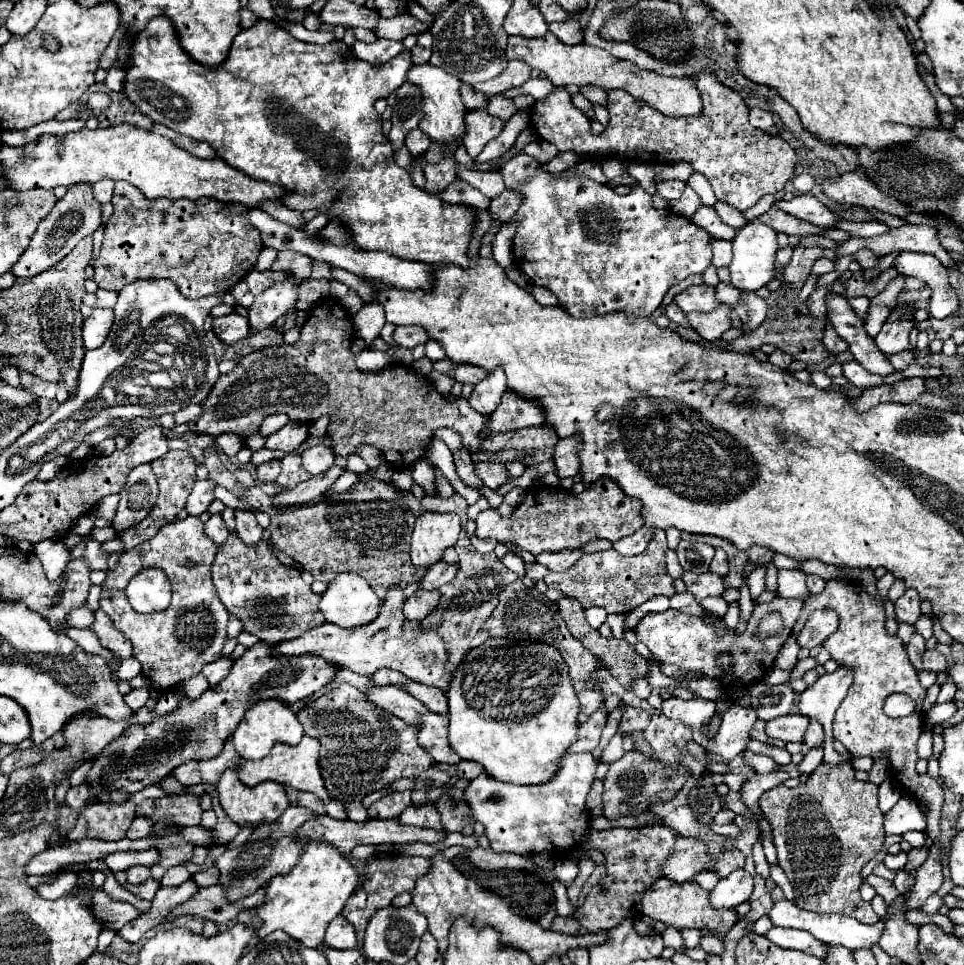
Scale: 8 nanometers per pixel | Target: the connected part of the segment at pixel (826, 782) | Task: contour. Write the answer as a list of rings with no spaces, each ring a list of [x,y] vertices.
[[[822,761],[808,777],[808,781],[800,783],[794,789],[778,785],[766,791],[760,797],[760,809],[768,817],[774,829],[774,845],[778,851],[778,865],[786,871],[792,887],[794,887],[794,903],[800,909],[814,913],[840,913],[860,923],[877,923],[880,919],[872,911],[870,903],[860,899],[859,889],[862,885],[860,869],[866,861],[870,861],[884,843],[884,815],[878,809],[878,787],[874,783],[862,783],[854,777],[854,769],[848,763],[830,765]]]

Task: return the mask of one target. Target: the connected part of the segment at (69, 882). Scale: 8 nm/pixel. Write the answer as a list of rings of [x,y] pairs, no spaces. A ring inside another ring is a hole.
[[[62,873],[54,883],[50,885],[38,885],[36,891],[44,899],[58,899],[64,893],[70,893],[76,887],[76,873]]]

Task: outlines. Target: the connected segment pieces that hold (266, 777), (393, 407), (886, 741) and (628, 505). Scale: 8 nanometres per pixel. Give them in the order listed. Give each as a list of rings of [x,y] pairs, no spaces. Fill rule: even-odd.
[[[304,735],[302,741],[298,745],[284,745],[284,743],[274,743],[274,747],[270,749],[270,753],[264,759],[258,761],[240,761],[240,781],[246,783],[248,787],[254,787],[262,781],[276,781],[282,785],[290,785],[294,789],[300,791],[312,791],[316,793],[324,803],[326,803],[326,813],[334,819],[346,819],[346,811],[344,807],[338,807],[338,803],[334,799],[330,799],[322,777],[320,777],[320,765],[318,765],[318,751],[320,751],[320,741],[316,741],[314,737]]]
[[[328,299],[320,307],[316,307],[308,321],[304,323],[300,331],[300,339],[292,345],[278,345],[278,347],[264,347],[258,351],[252,351],[244,355],[238,365],[226,373],[220,375],[214,383],[212,391],[208,393],[206,401],[202,403],[202,415],[196,421],[190,421],[188,427],[194,433],[206,433],[210,437],[218,437],[222,433],[236,433],[242,439],[258,431],[258,425],[266,415],[274,413],[286,413],[292,421],[310,423],[320,417],[330,419],[328,435],[334,441],[336,453],[342,457],[348,457],[354,453],[358,445],[374,445],[380,449],[386,457],[386,461],[392,467],[410,467],[414,461],[422,459],[426,453],[428,443],[432,441],[432,435],[438,427],[452,427],[462,435],[462,447],[470,453],[480,451],[482,443],[486,441],[482,437],[482,429],[488,425],[490,415],[452,415],[452,401],[442,399],[442,395],[426,381],[426,377],[418,375],[414,369],[406,365],[390,365],[374,373],[358,371],[354,365],[354,357],[350,351],[350,341],[354,335],[350,313],[340,307],[336,301]]]
[[[830,579],[826,581],[826,587],[818,595],[810,595],[806,599],[800,616],[793,627],[793,635],[798,637],[808,616],[817,609],[831,608],[840,615],[840,629],[828,637],[828,651],[832,653],[832,659],[836,659],[840,665],[854,669],[854,683],[844,697],[842,705],[836,711],[834,717],[834,739],[840,741],[846,749],[856,758],[856,755],[868,755],[876,757],[882,755],[892,771],[892,777],[896,777],[898,785],[908,791],[918,803],[924,805],[924,815],[928,821],[926,835],[932,837],[932,847],[928,849],[928,859],[916,871],[916,883],[906,897],[908,909],[920,909],[926,899],[936,893],[944,881],[942,875],[942,847],[940,847],[940,811],[944,803],[944,789],[936,779],[930,775],[916,773],[916,741],[922,733],[924,715],[922,715],[922,701],[926,695],[926,689],[918,681],[918,673],[912,667],[906,645],[900,637],[890,635],[886,631],[886,613],[882,601],[876,601],[866,587],[846,581],[846,579]],[[890,693],[906,693],[916,701],[916,709],[910,717],[892,719],[882,711],[884,699]]]
[[[600,479],[598,483],[590,485],[582,495],[574,495],[562,489],[554,489],[554,487],[542,487],[538,489],[538,485],[530,487],[522,499],[522,503],[514,509],[514,513],[510,517],[500,517],[498,511],[494,509],[486,509],[478,515],[476,519],[476,535],[480,539],[496,539],[502,543],[516,543],[518,547],[522,547],[524,551],[532,553],[532,555],[540,555],[544,551],[562,551],[562,549],[576,549],[576,547],[584,547],[588,541],[592,539],[610,539],[616,541],[624,535],[632,535],[636,533],[640,527],[644,525],[644,515],[642,515],[642,503],[634,497],[628,497],[620,487],[616,487],[614,479]]]

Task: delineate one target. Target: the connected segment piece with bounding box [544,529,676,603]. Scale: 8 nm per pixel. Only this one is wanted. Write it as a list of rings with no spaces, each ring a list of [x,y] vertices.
[[[656,529],[656,535],[648,543],[648,549],[640,555],[620,555],[614,549],[598,551],[598,553],[584,553],[568,571],[562,573],[548,573],[544,581],[548,581],[550,589],[558,589],[568,597],[578,599],[580,603],[602,603],[604,587],[616,587],[620,591],[614,593],[614,603],[644,603],[654,595],[668,595],[676,593],[672,585],[672,577],[666,571],[666,533]]]

